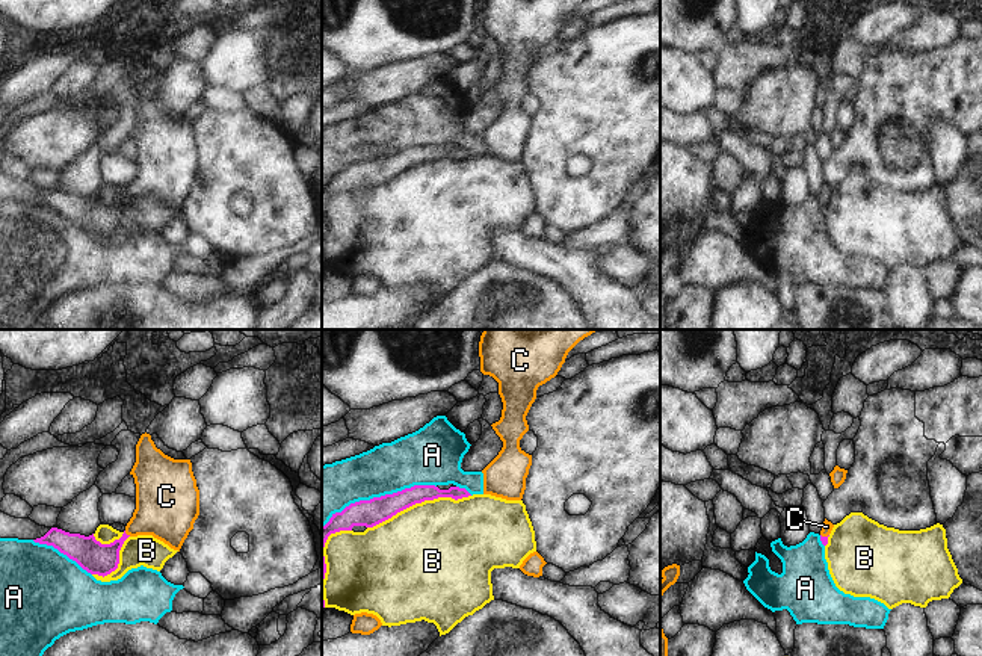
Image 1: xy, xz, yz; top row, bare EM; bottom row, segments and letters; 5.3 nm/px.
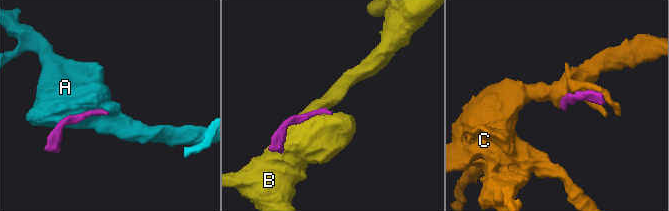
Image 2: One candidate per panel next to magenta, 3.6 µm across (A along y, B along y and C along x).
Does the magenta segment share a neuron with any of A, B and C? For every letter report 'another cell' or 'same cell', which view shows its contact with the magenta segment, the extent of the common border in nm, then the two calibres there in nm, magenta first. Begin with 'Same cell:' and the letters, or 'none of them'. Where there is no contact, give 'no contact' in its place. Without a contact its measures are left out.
Same cell: C
A: another cell; meets magenta in xz; contact 650 nm long; 140 nm thick on the magenta side, 260 nm on the other
B: another cell; meets magenta in xz; contact 600 nm long; 140 nm thick on the magenta side, 500 nm on the other
C: same cell; meets magenta in xy; contact 50 nm long; 170 nm thick on the magenta side, 320 nm on the other

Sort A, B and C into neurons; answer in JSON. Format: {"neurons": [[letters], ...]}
{"neurons": [["A"], ["B"], ["C"]]}

